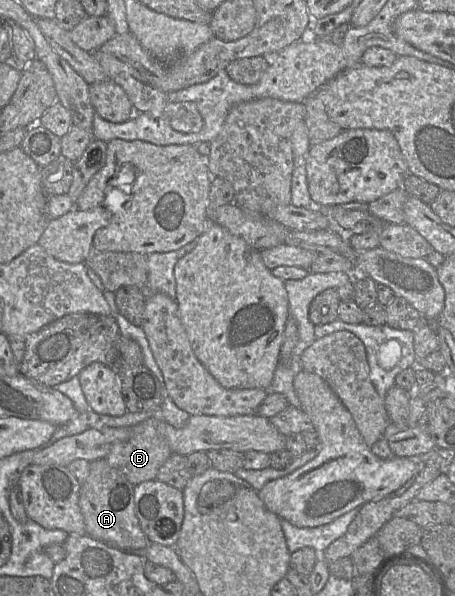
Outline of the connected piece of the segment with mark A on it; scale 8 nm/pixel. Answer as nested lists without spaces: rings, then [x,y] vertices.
[[[105,459],[90,463],[89,475],[80,486],[79,507],[86,535],[123,551],[145,550],[149,545],[134,511],[134,485]]]

